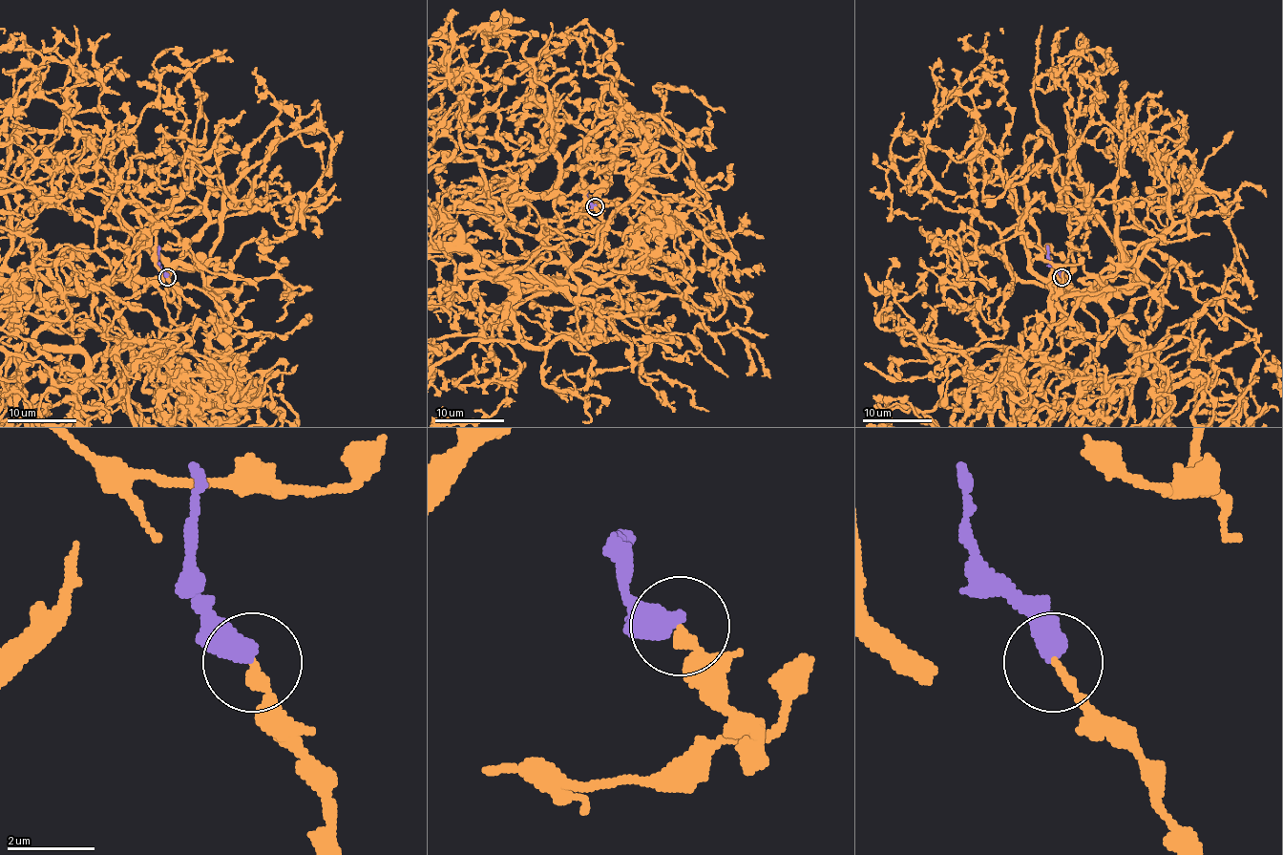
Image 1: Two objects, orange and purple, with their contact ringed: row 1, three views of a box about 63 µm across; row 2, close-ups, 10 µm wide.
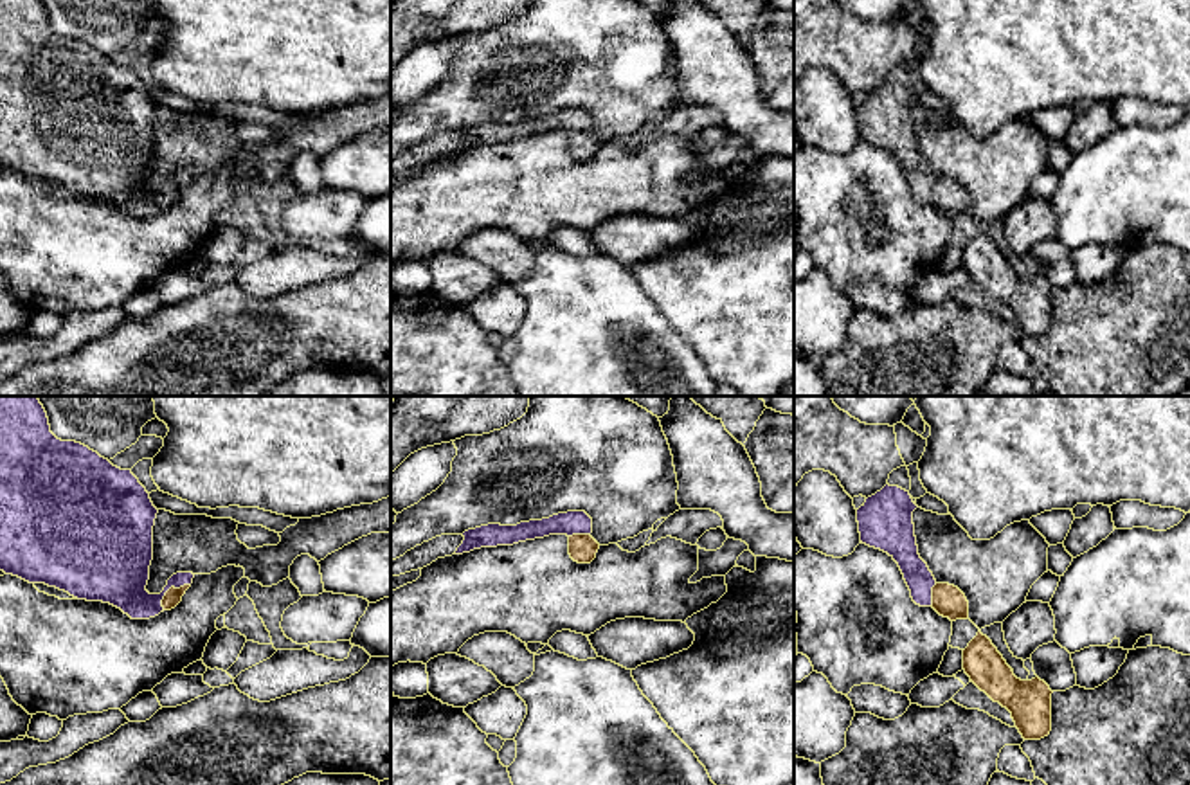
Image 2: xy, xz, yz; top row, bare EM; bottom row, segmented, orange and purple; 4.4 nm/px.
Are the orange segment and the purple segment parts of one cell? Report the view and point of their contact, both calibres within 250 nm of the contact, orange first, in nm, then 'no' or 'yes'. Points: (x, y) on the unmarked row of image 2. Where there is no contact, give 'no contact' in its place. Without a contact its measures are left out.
contact xy (170, 186); calibres 80 and 280 nm; yes

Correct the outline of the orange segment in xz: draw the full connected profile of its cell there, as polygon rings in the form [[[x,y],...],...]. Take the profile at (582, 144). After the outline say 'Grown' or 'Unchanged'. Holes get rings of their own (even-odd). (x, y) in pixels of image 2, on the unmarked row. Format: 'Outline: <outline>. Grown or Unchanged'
Outline: [[[585,108],[558,110],[542,117],[520,119],[517,122],[488,121],[463,130],[464,137],[454,151],[481,144],[513,142],[549,131],[569,133],[569,151],[578,160],[590,160],[600,140],[590,133],[592,115]]]. Grown

